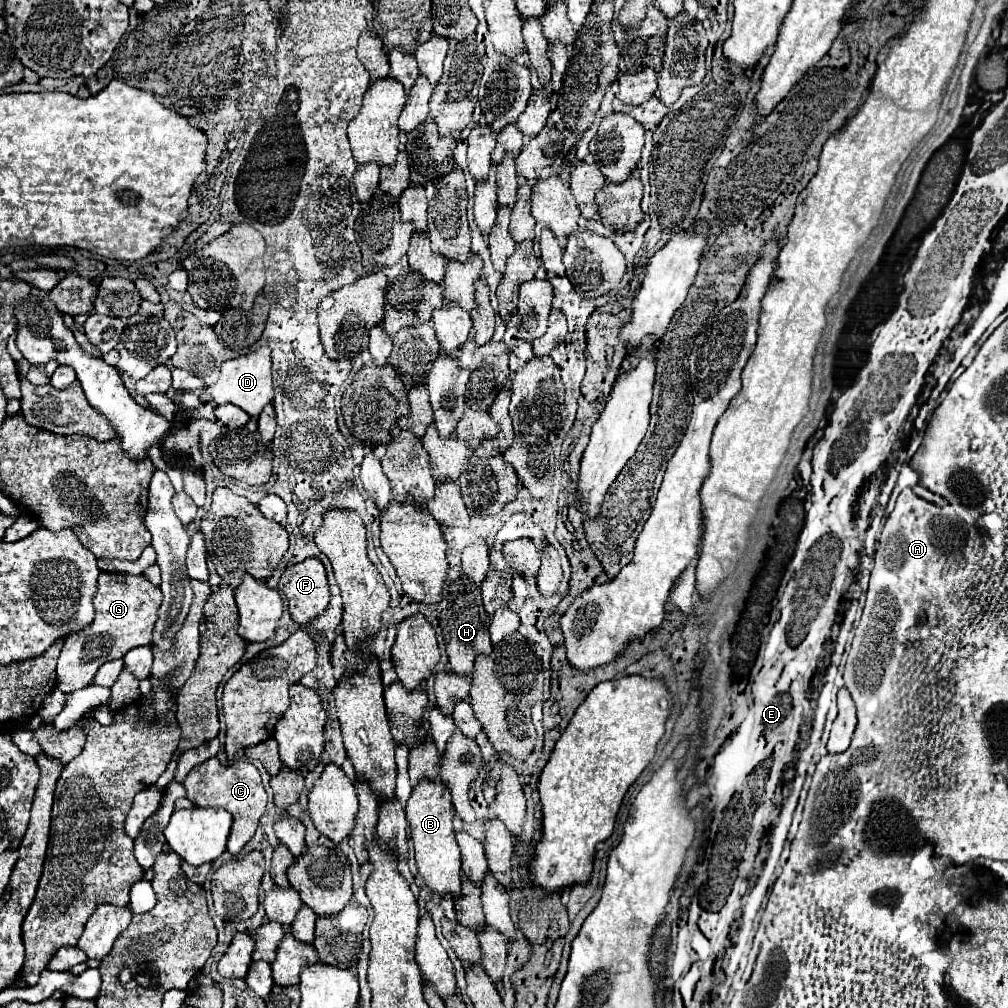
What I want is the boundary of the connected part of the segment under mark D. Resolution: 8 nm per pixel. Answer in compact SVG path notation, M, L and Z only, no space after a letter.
M260 347L254 353L224 361L220 367L220 377L214 383L214 387L210 389L212 399L218 405L224 403L232 403L238 405L240 409L244 409L252 419L256 419L260 415L260 411L264 409L266 403L272 401L274 397L274 387L272 387L272 359L270 359L270 349L268 347Z

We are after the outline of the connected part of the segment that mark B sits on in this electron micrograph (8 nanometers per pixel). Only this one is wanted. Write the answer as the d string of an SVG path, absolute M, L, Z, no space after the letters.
M420 781L412 789L412 797L406 805L406 819L410 825L410 837L416 849L418 873L422 875L426 887L436 895L450 895L460 899L462 893L462 871L460 871L460 849L456 843L456 833L452 827L454 807L450 801L450 791L440 781Z

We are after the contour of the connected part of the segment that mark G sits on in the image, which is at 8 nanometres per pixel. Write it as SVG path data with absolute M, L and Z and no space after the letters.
M100 573L98 593L94 597L96 617L76 635L64 639L62 653L56 667L56 687L64 693L72 693L92 683L98 667L110 659L122 659L126 651L148 645L152 639L152 627L156 621L156 611L162 603L162 591L152 585L144 575L126 573Z

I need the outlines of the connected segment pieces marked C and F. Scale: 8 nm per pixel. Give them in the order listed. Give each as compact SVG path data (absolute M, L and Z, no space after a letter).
M212 757L206 763L190 769L184 779L184 787L188 791L188 799L194 801L198 807L224 807L232 813L234 823L228 837L228 851L232 855L238 855L254 837L258 821L266 811L266 791L260 779L260 771L246 761L236 761L234 765L224 767L216 757Z
M304 559L288 567L278 583L278 591L288 599L288 611L300 625L310 623L330 603L330 585L320 559Z

